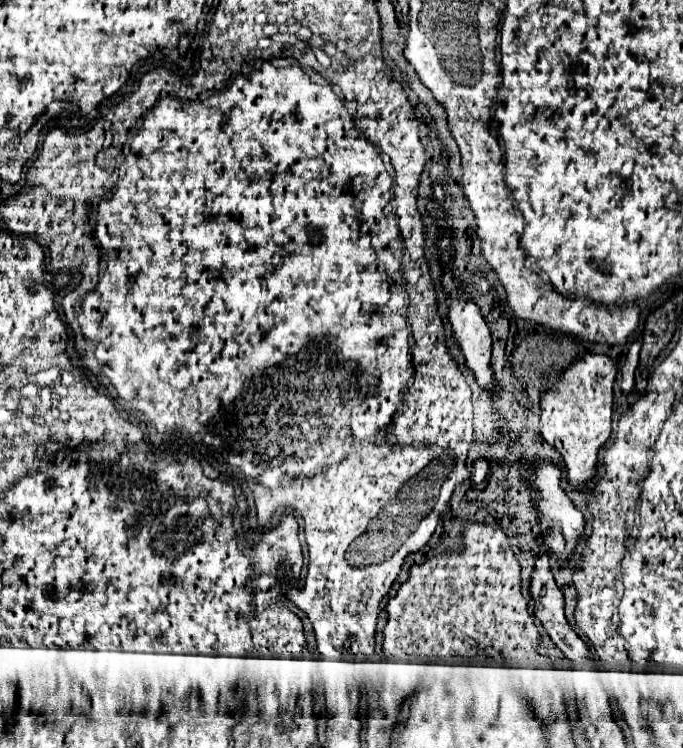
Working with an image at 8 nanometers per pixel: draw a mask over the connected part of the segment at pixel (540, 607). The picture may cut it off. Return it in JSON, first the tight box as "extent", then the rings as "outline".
{"extent":[530,552,594,668],"outline":[[[546,552],[536,558],[534,572],[532,572],[532,578],[530,578],[530,596],[532,596],[534,606],[536,606],[536,608],[534,608],[534,614],[536,614],[536,618],[542,622],[542,626],[546,628],[546,632],[550,634],[552,642],[554,642],[570,660],[582,662],[584,668],[594,668],[594,664],[592,664],[590,658],[588,658],[588,646],[578,638],[578,634],[570,628],[570,624],[568,624],[568,620],[566,620],[566,616],[564,616],[564,594],[562,594],[562,590],[556,586],[556,580],[554,580],[554,576],[552,576],[552,572],[550,572],[550,558],[548,558]]]}

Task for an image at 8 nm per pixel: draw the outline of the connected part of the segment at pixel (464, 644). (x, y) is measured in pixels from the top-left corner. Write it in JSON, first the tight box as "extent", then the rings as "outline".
{"extent":[384,522,550,668],"outline":[[[468,522],[462,540],[466,546],[462,554],[442,554],[426,560],[422,566],[412,566],[408,582],[400,586],[394,598],[390,598],[388,604],[392,604],[396,612],[388,612],[388,624],[384,628],[386,658],[390,660],[390,656],[396,656],[398,660],[392,662],[438,662],[452,660],[454,656],[474,658],[484,646],[494,650],[502,646],[502,654],[508,654],[508,660],[514,664],[528,662],[534,664],[530,668],[550,668],[550,664],[536,652],[540,636],[534,618],[528,614],[528,602],[520,592],[521,568],[508,546],[508,536],[502,530]]]}

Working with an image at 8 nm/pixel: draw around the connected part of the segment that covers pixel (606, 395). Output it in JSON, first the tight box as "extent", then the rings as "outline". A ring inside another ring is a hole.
{"extent":[540,354,618,486],"outline":[[[586,354],[540,396],[540,432],[562,454],[572,486],[582,486],[594,476],[598,450],[612,432],[612,386],[616,374],[618,364],[612,358]]]}

